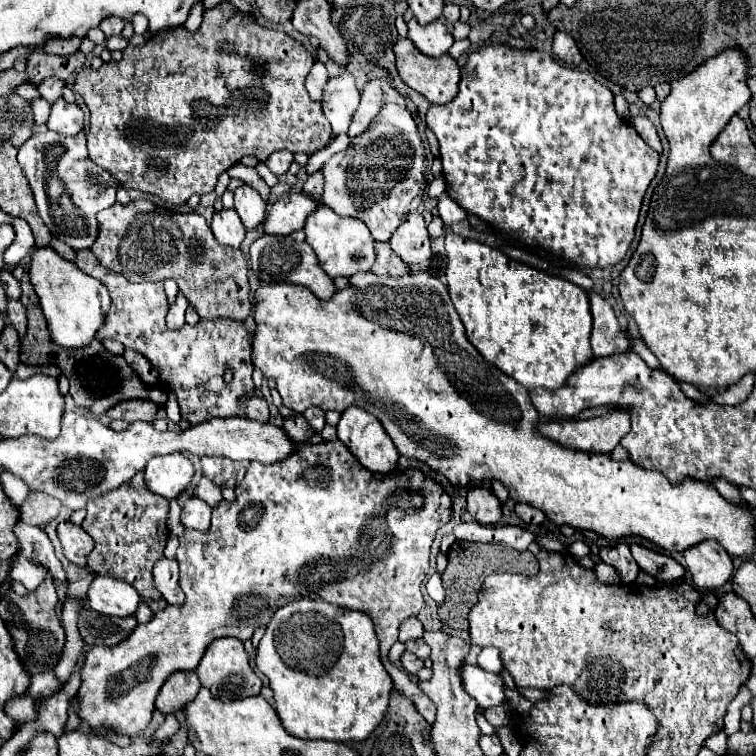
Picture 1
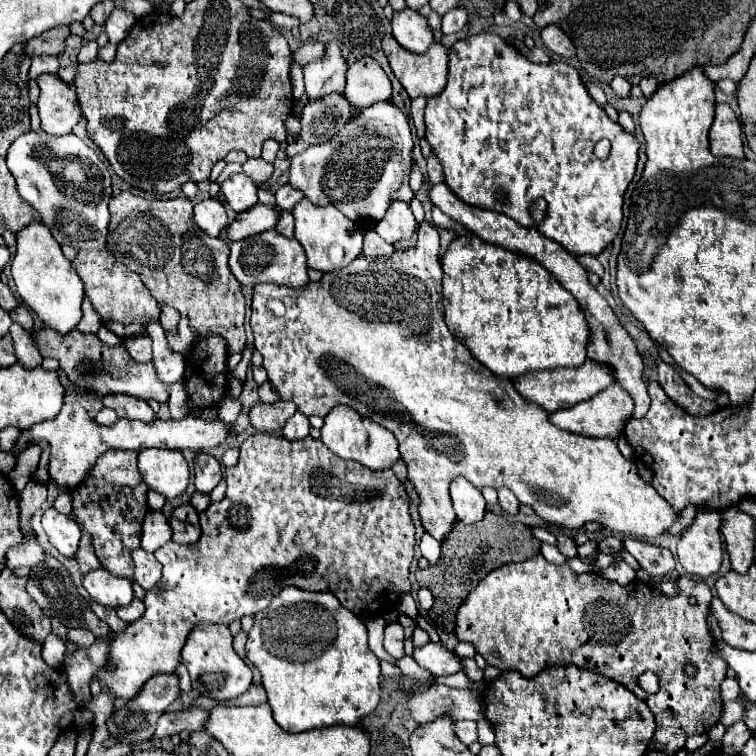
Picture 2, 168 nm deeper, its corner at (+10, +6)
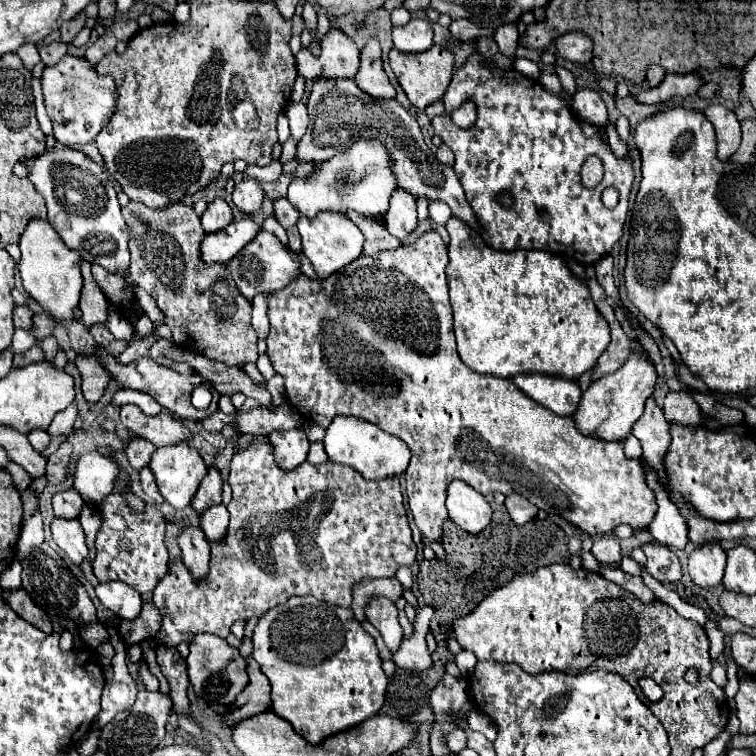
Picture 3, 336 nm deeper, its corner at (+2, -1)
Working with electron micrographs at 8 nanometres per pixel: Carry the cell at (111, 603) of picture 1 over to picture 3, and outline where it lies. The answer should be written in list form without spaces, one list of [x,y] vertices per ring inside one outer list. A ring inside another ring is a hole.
[[[106,582],[96,586],[96,596],[100,602],[112,610],[122,620],[132,620],[142,610],[142,598],[140,594],[122,582]]]

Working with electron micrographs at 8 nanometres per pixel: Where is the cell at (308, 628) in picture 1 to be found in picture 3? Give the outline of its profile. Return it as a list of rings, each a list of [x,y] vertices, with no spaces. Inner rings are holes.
[[[314,596],[290,598],[286,604],[264,612],[254,628],[252,658],[260,664],[272,686],[272,710],[288,720],[296,734],[304,740],[318,744],[326,736],[354,728],[372,718],[384,704],[388,678],[382,670],[382,660],[374,638],[354,618],[350,608],[320,602]]]

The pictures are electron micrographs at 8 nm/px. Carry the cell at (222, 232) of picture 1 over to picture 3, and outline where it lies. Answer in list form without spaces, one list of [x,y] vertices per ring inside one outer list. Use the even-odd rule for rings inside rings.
[[[216,198],[208,202],[206,212],[202,214],[202,228],[206,234],[214,234],[226,228],[226,224],[230,224],[232,220],[232,208],[222,198]]]

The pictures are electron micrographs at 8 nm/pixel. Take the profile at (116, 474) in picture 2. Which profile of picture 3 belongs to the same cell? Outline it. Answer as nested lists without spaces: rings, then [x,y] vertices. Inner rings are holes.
[[[140,438],[140,444],[128,444],[126,446],[126,458],[128,458],[132,470],[140,472],[144,466],[148,466],[148,460],[150,460],[154,450],[156,450],[156,446],[144,438]]]

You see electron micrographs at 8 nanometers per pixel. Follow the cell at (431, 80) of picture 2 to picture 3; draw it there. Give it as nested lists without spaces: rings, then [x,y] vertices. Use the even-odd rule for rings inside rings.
[[[434,44],[428,52],[422,54],[404,54],[396,48],[390,50],[390,68],[396,74],[400,86],[404,88],[408,100],[416,106],[416,108],[426,108],[428,104],[442,100],[450,78],[454,74],[454,54],[446,48],[446,46],[438,46]]]

